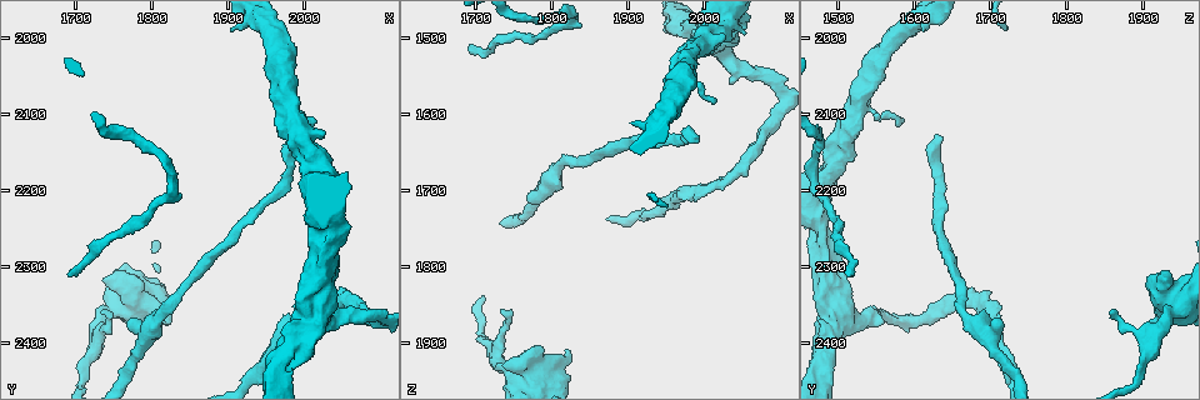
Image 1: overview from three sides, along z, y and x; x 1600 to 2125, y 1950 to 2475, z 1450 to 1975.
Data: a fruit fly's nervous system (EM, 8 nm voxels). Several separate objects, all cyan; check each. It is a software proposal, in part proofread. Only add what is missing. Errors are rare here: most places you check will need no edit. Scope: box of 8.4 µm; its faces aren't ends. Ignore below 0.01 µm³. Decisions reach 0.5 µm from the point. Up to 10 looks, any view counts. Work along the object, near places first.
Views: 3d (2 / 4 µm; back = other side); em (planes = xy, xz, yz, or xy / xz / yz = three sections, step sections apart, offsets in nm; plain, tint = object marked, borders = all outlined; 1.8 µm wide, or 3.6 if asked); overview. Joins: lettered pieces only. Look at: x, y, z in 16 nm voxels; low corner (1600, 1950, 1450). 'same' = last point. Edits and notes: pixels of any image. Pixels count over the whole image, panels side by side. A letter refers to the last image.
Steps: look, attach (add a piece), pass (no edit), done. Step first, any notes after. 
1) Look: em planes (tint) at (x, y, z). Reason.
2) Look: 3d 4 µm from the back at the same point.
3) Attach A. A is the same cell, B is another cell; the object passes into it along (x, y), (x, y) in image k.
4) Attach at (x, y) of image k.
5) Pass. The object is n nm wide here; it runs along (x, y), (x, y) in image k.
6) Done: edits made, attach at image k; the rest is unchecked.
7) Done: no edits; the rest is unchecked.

Look: 3d 2 µm at (1985, 2130, 1630). Long arm stops here.

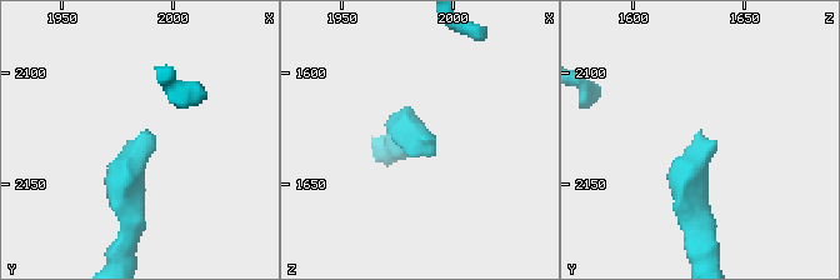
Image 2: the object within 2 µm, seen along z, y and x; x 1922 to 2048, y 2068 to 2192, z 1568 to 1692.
Look: em planes (tint) at (1989, 2126, 1631). Shape alone is not enough.

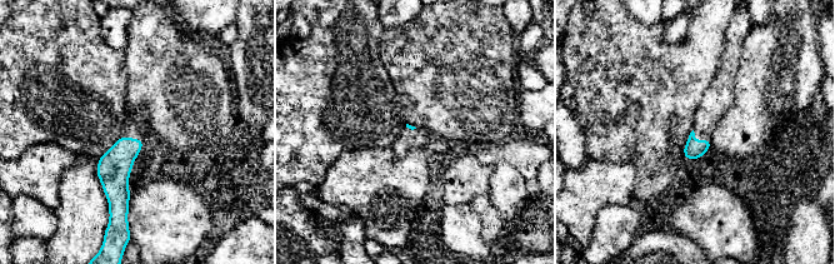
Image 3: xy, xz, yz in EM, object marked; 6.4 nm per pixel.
Look: em planes (borders) at the same point. What lies round it.

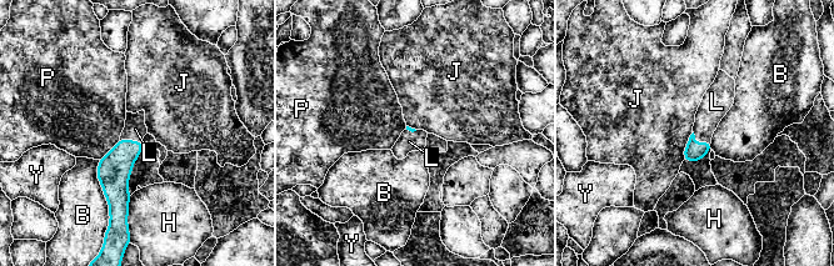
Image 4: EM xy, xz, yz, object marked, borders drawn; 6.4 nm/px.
Attach L. The longest contact is with B, 360 nm; L is the same cell, B, H, J, P and Y are other cells; the object passes into it along (694, 151), (699, 142), (713, 108) in image 4; the cell continues.

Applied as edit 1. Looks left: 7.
Look: em planes (borders) at (1695, 2315, 1515). End of a long branch.

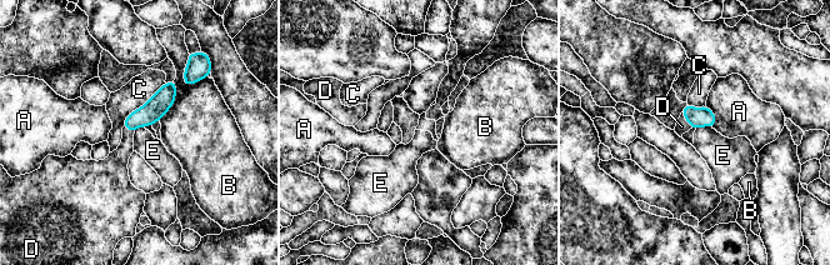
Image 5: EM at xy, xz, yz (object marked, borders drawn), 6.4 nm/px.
Attach D. The object is 130 nm wide here; D is the same cell, A, B, C and E are other cells; the object passes into it along (696, 118), (686, 120), (681, 126) in image 5; it goes on there.

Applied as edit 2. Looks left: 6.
Look: overview. Redraw.

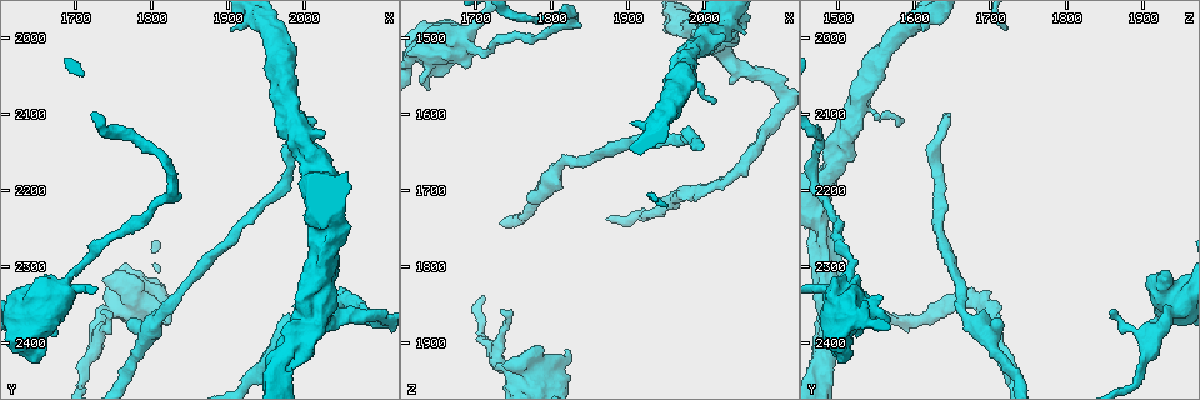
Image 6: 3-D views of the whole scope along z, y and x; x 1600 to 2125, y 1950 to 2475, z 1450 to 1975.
Look: 3d 4 µm at (1765, 2375, 1710). Free end.

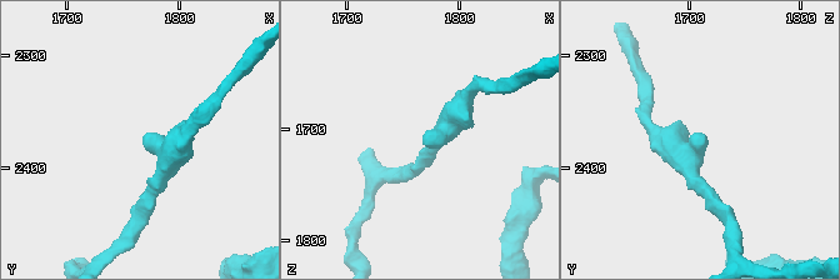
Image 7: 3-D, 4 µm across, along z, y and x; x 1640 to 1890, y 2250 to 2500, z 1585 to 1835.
Look: em xy step 16 (borders) at (1766, 2374, 1712). Now the EM.

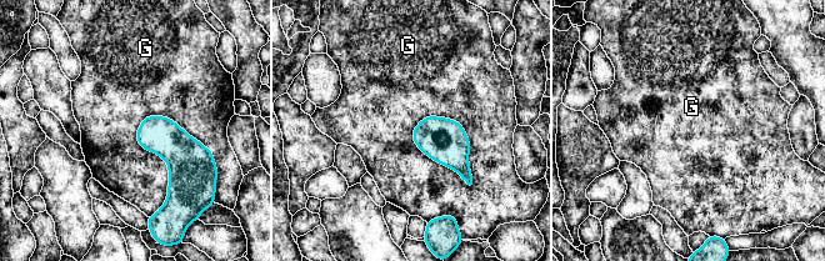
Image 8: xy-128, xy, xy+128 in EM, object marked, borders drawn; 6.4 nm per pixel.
Pass. G is another cell; a border runs along (423, 118), (413, 141), (470, 186) in image 8; none of them fits.

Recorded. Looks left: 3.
Look: em xz step 8 (tint) at (1825, 2375, 1915). Free end.

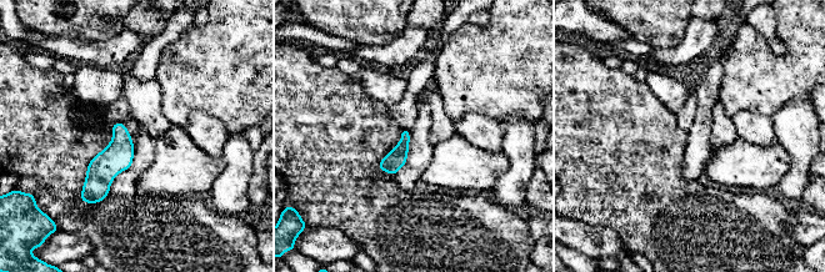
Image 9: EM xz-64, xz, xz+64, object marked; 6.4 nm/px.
Look: em planes (borders) at the same point.

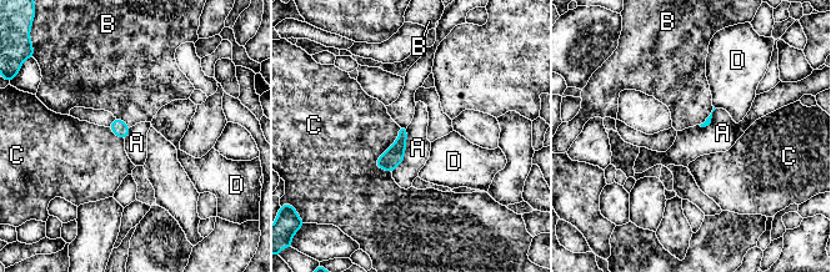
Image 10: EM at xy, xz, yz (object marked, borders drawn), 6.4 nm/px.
Pass. The longest contact is with C, 320 nm; A, B, C and D are other cells; a border runs along (408, 127), (404, 160), (391, 172) in image 10; no lettered piece goes on from it.

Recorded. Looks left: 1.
Done: edits made, attach at image 4, attach at image 5; the rest is unchecked.

